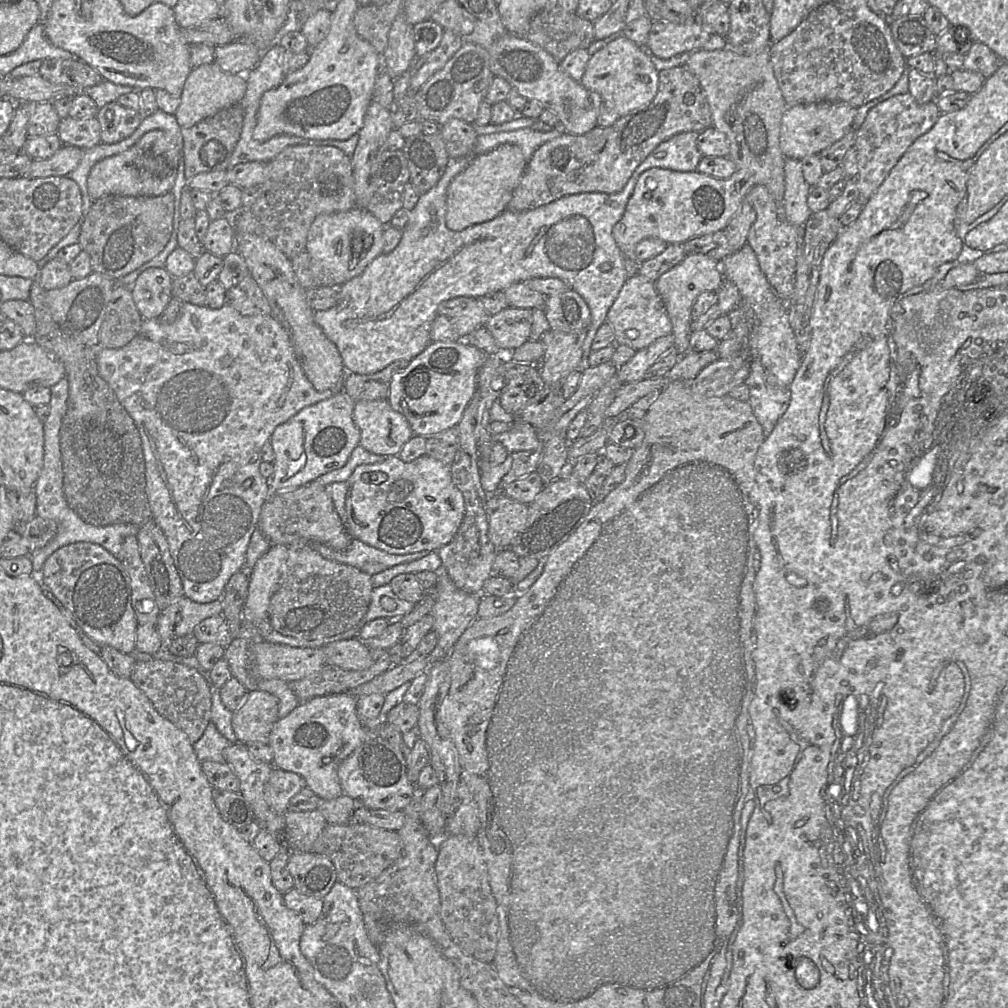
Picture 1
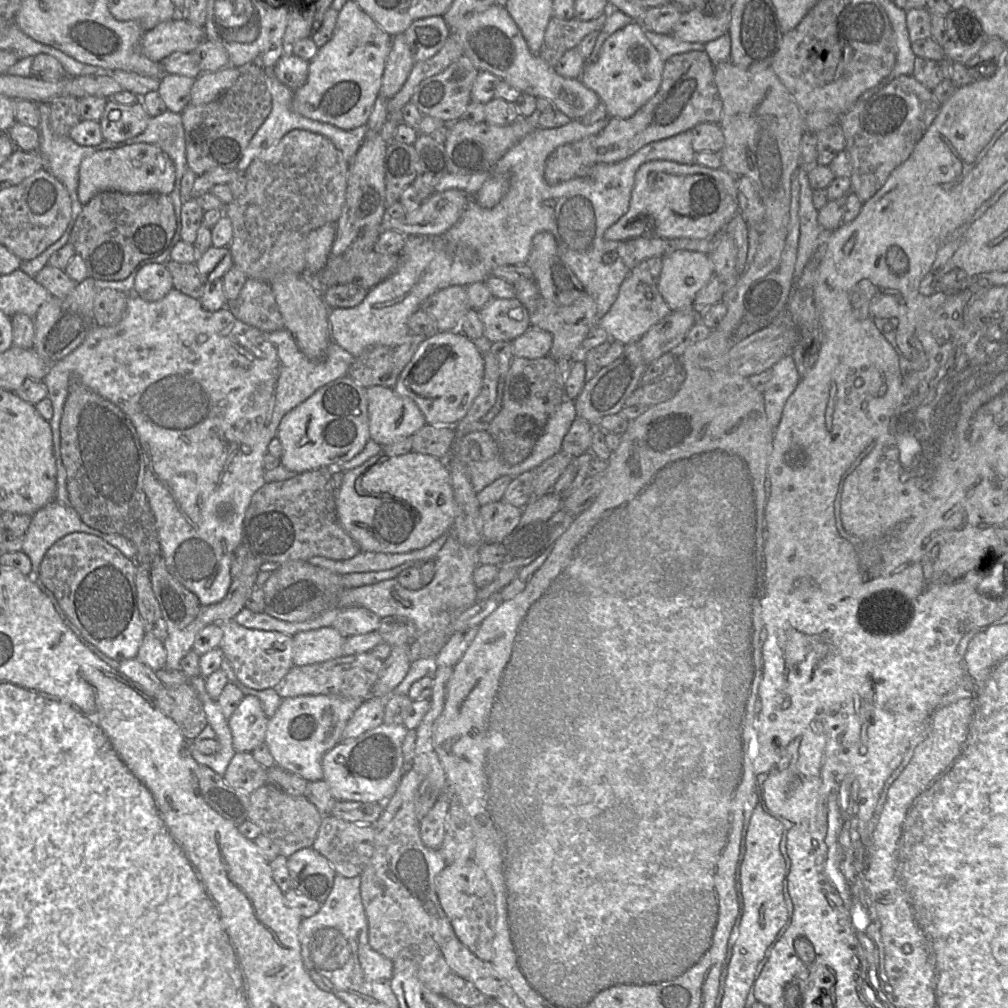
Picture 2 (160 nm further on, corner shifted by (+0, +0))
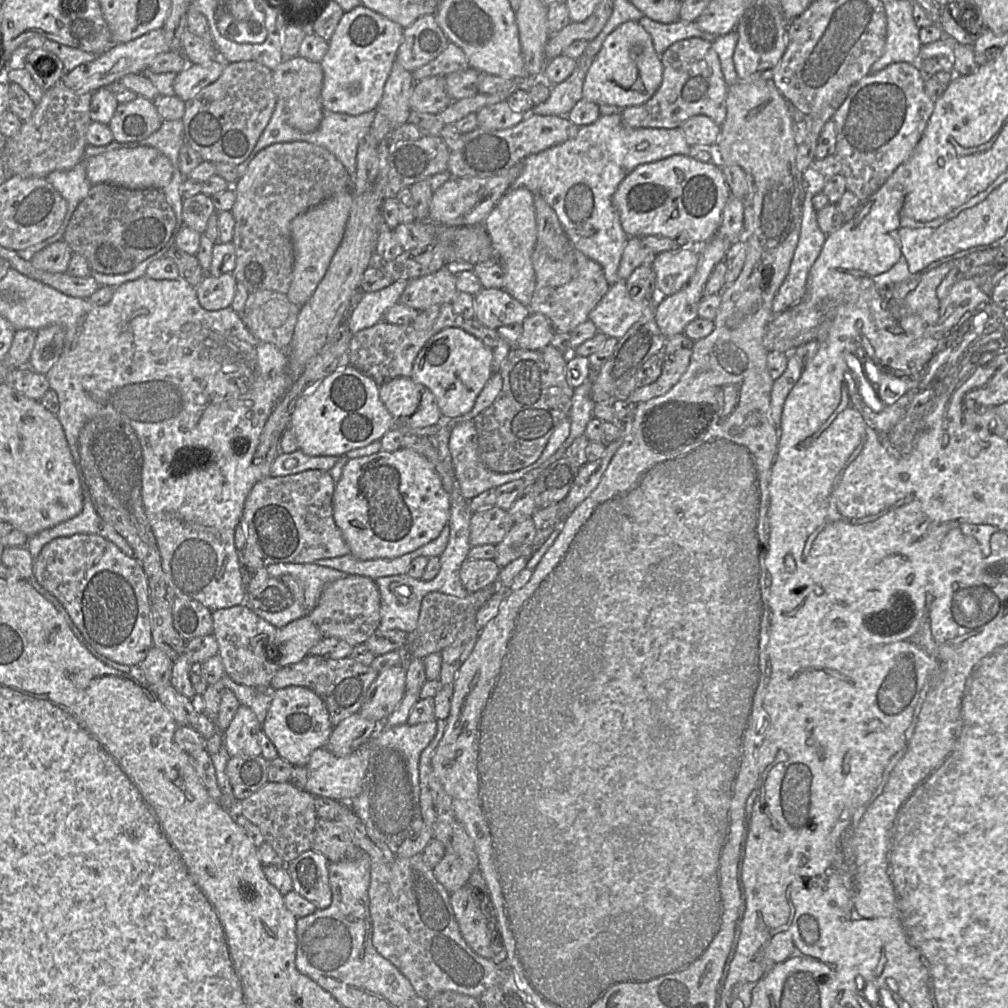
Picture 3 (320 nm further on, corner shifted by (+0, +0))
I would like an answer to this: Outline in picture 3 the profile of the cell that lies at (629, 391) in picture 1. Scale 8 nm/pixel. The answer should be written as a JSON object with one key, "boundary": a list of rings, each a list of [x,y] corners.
{"boundary":[[[684,333],[667,338],[661,375],[655,382],[635,390],[627,401],[637,405],[669,392],[687,370],[694,343]]]}

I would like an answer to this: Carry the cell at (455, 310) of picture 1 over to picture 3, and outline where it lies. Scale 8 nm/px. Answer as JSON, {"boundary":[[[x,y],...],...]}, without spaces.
{"boundary":[[[442,268],[432,274],[411,280],[399,303],[420,312],[431,306],[452,303],[457,293],[456,275]]]}

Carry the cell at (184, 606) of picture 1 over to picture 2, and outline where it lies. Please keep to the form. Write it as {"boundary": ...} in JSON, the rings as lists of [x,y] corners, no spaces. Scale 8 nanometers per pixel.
{"boundary":[[[321,468],[297,474],[285,481],[265,483],[254,493],[243,525],[242,544],[246,549],[244,566],[240,574],[232,579],[228,593],[222,601],[209,606],[201,605],[191,624],[168,633],[163,642],[167,669],[179,670],[181,659],[192,650],[195,637],[204,627],[233,620],[244,608],[264,563],[281,565],[294,560],[308,561],[314,556],[343,561],[353,558],[361,551],[338,521],[336,492],[330,468]]]}

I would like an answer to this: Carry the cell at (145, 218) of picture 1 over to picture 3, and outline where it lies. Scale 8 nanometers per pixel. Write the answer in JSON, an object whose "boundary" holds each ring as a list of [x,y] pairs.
{"boundary":[[[99,183],[92,185],[87,196],[79,203],[79,205],[73,212],[73,215],[66,228],[62,240],[69,245],[74,254],[80,254],[86,258],[92,271],[108,275],[124,274],[133,270],[139,263],[141,263],[148,257],[159,252],[169,241],[174,231],[175,224],[176,224],[175,212],[173,211],[172,206],[166,194],[162,191],[162,189],[157,188],[132,189],[113,183]]]}

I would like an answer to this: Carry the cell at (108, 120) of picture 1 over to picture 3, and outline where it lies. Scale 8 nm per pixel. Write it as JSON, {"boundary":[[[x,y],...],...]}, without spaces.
{"boundary":[[[137,96],[133,101],[117,106],[108,126],[115,141],[134,142],[150,136],[162,122],[153,100]]]}

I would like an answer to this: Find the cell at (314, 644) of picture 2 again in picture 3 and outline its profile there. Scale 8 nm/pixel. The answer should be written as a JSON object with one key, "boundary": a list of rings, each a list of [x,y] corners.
{"boundary":[[[308,616],[277,629],[275,645],[279,650],[278,664],[283,667],[301,661],[322,638],[321,632]]]}

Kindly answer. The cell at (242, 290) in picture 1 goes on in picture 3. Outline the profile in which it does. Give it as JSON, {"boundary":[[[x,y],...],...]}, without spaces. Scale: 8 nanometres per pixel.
{"boundary":[[[261,290],[250,293],[244,308],[237,313],[253,336],[286,350],[292,341],[300,308],[289,300],[287,294]]]}

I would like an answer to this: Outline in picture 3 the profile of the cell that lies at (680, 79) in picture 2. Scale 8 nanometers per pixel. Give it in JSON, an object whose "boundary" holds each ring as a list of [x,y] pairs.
{"boundary":[[[700,38],[678,41],[661,55],[661,63],[663,79],[659,89],[647,102],[622,109],[623,122],[635,129],[676,129],[681,128],[692,116],[704,115],[722,126],[726,119],[728,86],[712,43]]]}

